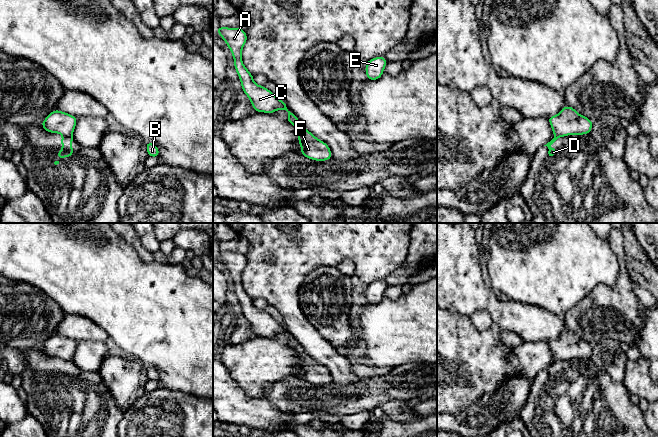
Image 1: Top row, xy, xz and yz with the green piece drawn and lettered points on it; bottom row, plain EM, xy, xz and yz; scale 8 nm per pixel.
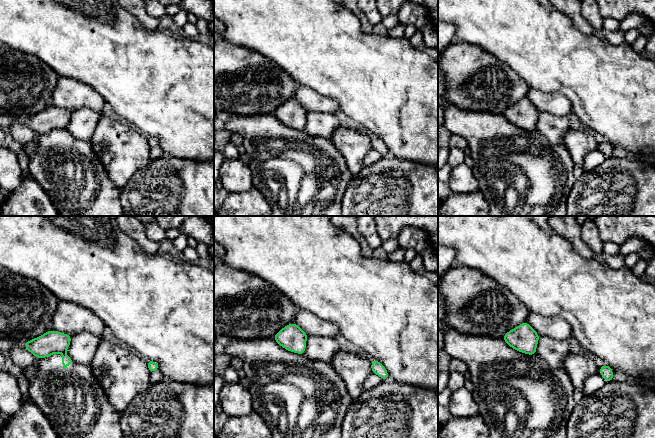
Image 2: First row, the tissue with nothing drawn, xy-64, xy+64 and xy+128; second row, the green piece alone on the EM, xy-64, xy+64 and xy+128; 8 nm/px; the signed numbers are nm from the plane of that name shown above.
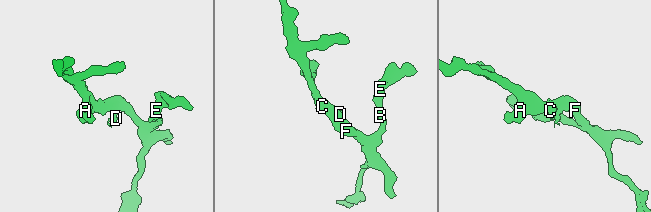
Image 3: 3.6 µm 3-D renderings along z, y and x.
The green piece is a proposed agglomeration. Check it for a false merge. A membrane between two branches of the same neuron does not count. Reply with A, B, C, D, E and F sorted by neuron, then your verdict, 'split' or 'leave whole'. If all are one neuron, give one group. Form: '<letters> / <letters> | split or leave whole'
A B C E F / D | split

